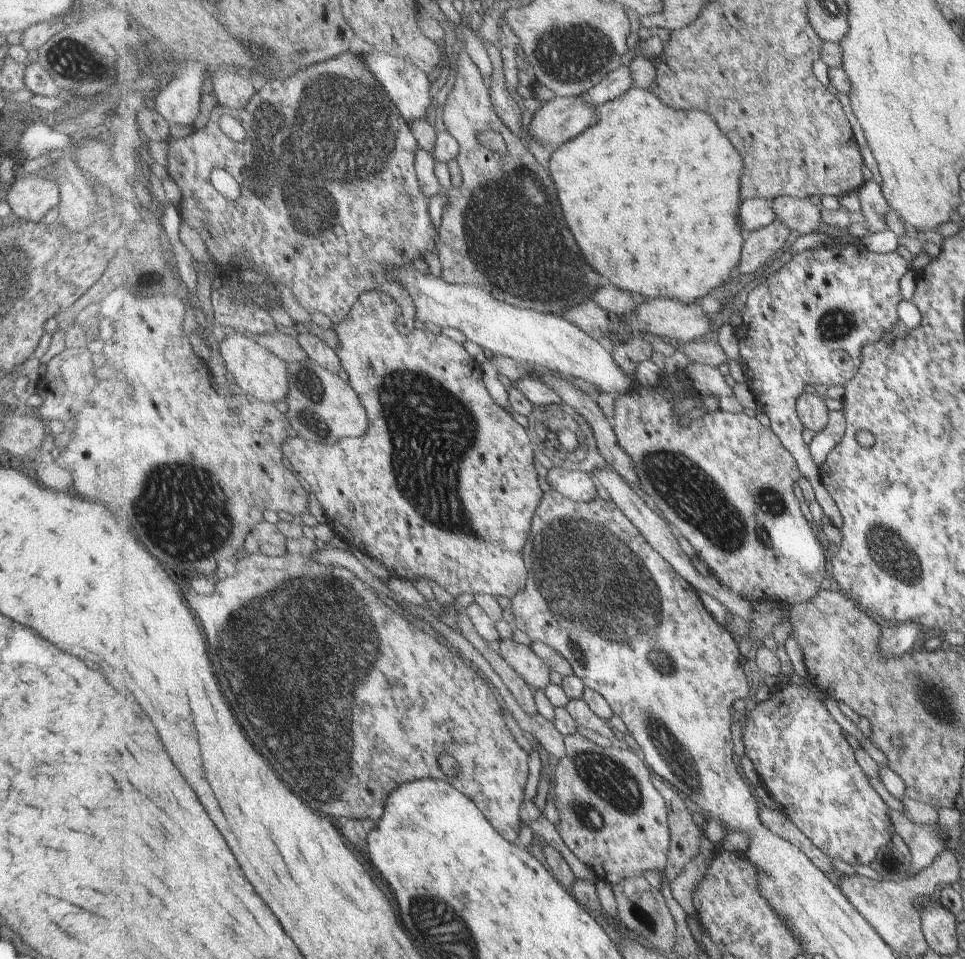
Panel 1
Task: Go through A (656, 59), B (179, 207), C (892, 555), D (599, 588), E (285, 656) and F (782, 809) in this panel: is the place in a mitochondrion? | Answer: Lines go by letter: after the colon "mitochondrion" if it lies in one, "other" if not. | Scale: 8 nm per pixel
A: other
B: other
C: mitochondrion
D: mitochondrion
E: mitochondrion
F: other

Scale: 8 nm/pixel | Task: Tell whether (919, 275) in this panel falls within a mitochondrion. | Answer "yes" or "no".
no

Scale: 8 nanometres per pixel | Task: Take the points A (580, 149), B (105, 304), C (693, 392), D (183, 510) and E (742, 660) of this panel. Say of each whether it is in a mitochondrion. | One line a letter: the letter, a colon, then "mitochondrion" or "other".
A: other
B: other
C: other
D: mitochondrion
E: other

